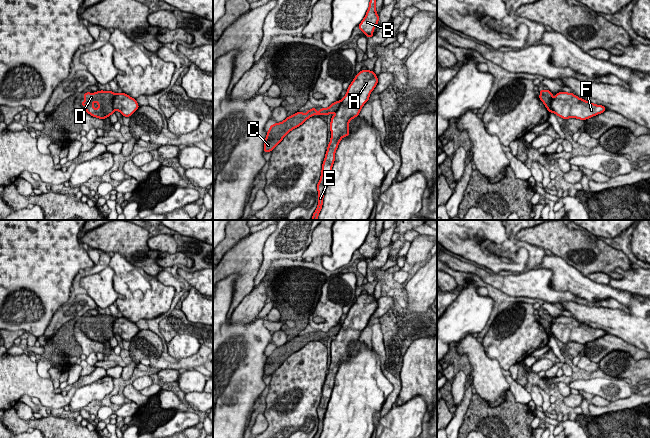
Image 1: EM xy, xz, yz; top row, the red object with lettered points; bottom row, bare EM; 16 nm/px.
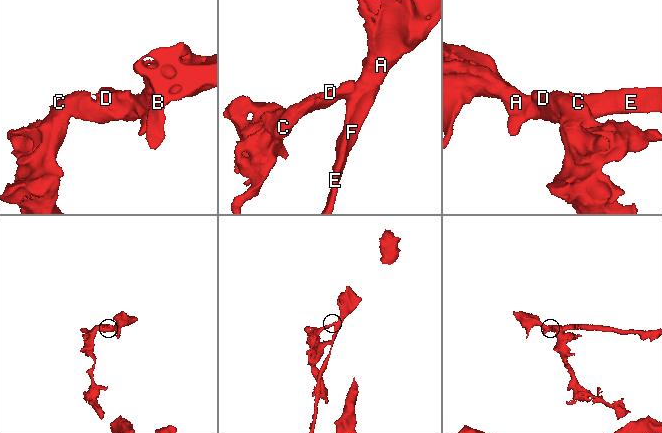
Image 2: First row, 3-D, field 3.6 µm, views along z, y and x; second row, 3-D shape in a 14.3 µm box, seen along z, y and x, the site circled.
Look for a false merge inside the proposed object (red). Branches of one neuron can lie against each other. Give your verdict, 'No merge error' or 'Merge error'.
Merge error

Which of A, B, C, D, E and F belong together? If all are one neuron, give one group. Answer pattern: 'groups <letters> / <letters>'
groups A B E F / C D

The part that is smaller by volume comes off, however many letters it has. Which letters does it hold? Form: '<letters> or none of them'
C, D

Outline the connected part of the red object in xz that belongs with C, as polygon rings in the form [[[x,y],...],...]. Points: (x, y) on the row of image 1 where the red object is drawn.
[[[341,100],[332,103],[328,108],[321,108],[319,112],[316,111],[315,107],[309,111],[306,110],[307,114],[305,116],[303,115],[304,111],[299,111],[280,123],[272,124],[264,142],[264,153],[272,151],[291,130],[299,127],[311,116],[332,114],[338,110],[340,105]]]

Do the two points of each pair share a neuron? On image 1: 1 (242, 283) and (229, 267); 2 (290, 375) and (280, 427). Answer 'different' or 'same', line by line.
1: same
2: same

